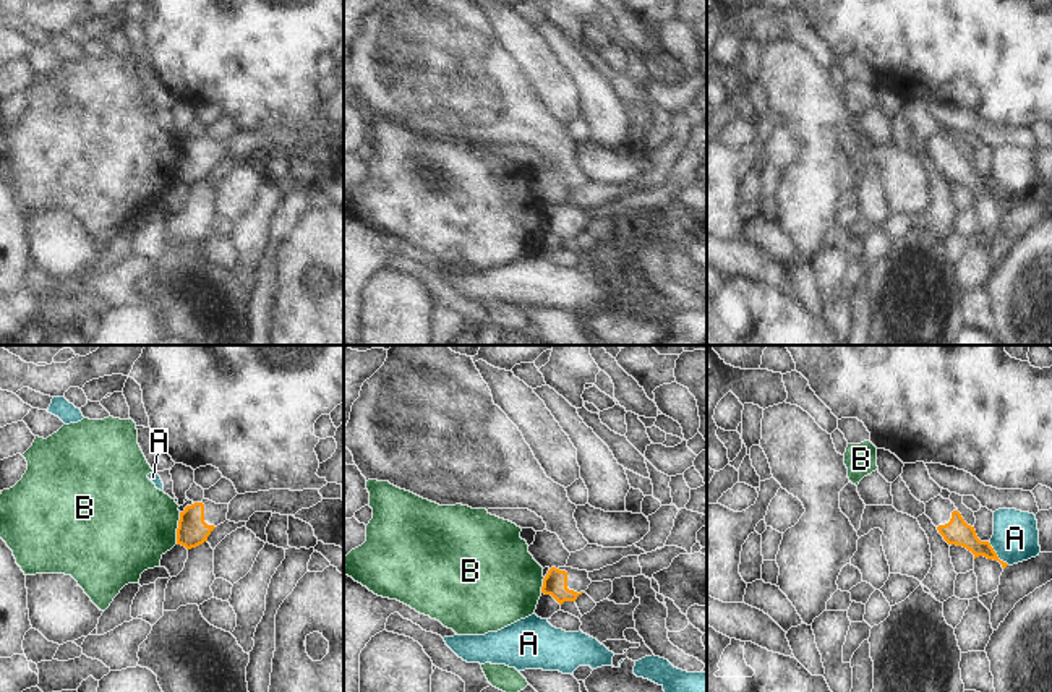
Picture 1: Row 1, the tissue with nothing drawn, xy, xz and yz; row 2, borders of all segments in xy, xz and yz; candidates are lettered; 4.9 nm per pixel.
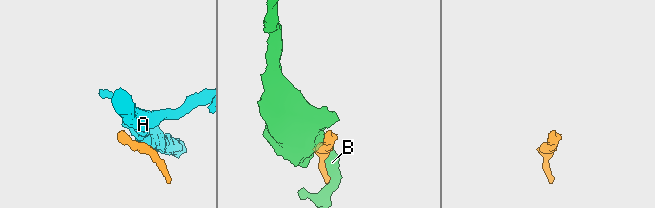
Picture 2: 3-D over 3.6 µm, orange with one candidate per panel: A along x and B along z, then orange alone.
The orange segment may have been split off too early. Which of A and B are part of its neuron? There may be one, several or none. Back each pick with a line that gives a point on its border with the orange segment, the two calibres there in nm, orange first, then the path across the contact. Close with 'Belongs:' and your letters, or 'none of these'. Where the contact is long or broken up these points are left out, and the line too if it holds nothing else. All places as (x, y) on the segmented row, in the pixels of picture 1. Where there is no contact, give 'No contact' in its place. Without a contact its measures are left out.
Belongs: none of these

